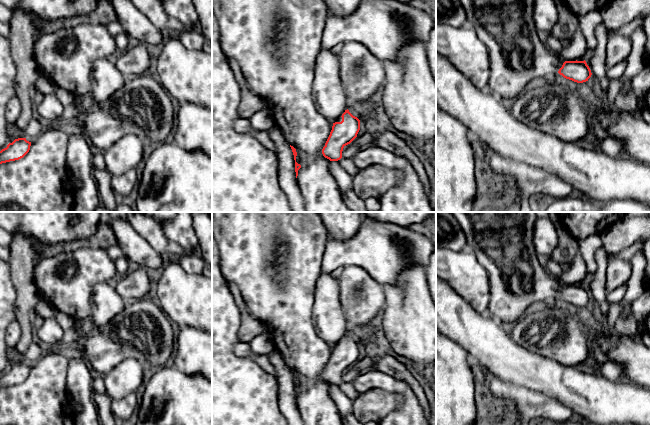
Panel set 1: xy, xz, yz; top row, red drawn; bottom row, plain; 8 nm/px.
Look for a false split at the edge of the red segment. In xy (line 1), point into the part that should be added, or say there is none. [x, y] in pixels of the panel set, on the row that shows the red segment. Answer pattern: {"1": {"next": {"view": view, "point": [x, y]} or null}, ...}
{"1": {"next": null}}

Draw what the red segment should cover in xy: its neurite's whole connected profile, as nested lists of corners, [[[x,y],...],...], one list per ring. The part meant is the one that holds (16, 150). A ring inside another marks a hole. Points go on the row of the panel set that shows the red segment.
[[[26,138],[15,139],[0,151],[0,164],[23,158],[30,150],[31,142]]]

